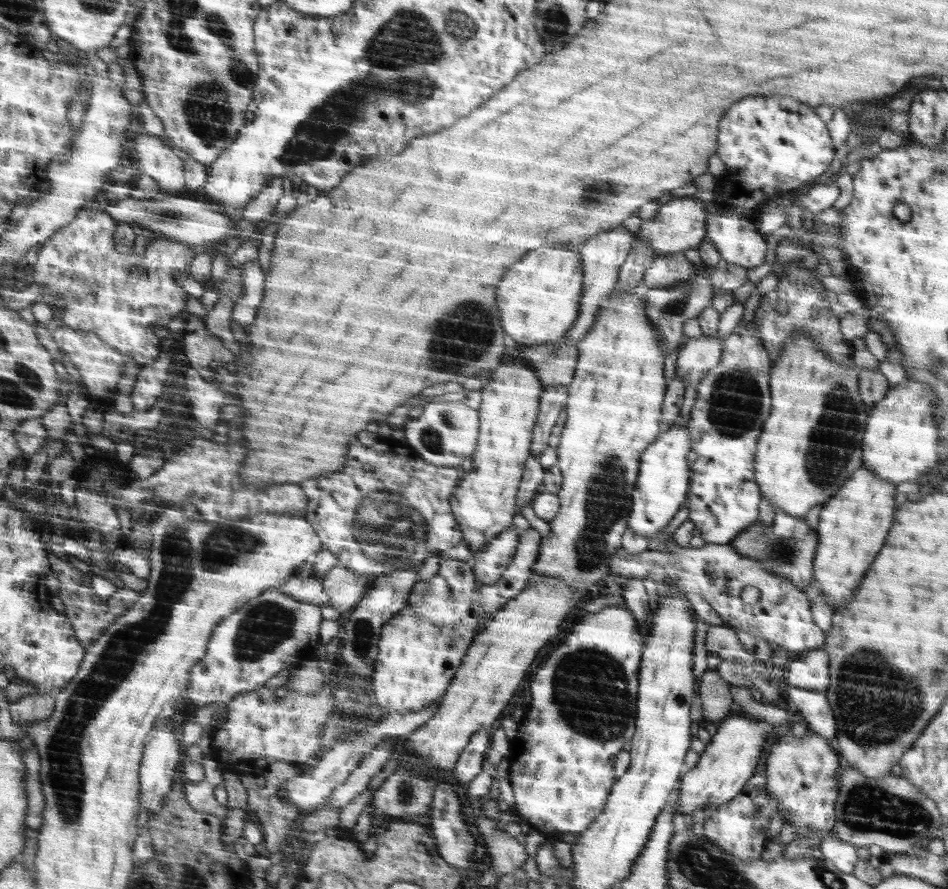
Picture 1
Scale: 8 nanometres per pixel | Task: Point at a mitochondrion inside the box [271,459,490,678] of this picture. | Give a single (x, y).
(388, 528)

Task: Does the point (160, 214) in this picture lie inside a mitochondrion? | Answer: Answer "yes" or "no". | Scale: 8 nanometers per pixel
yes

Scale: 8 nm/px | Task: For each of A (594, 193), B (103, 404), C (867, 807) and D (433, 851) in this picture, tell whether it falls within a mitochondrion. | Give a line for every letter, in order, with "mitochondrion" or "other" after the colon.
A: mitochondrion
B: other
C: mitochondrion
D: other

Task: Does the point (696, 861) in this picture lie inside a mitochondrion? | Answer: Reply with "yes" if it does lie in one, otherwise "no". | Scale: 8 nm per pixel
yes

